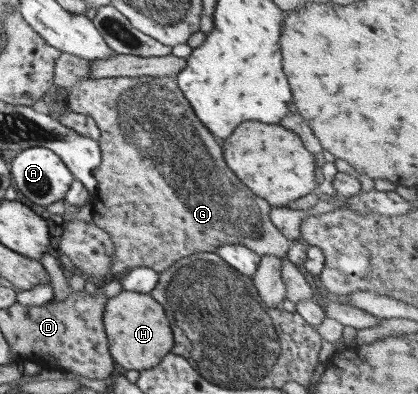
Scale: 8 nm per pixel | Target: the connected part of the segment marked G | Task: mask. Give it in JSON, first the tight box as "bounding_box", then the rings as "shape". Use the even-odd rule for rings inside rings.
{"bounding_box":[54,52,290,276],"shape":[[[63,52],[56,58],[54,64],[54,84],[66,90],[67,100],[65,105],[68,110],[89,115],[99,129],[98,147],[100,148],[100,163],[94,171],[94,176],[98,183],[97,190],[95,190],[92,202],[90,203],[90,211],[92,216],[91,222],[95,223],[101,230],[104,230],[108,234],[107,236],[109,236],[111,243],[113,243],[115,253],[110,264],[111,274],[119,276],[121,273],[139,266],[145,266],[160,273],[169,268],[169,265],[173,264],[175,260],[193,253],[215,252],[219,245],[240,245],[258,254],[260,257],[263,255],[273,255],[281,258],[286,254],[290,242],[270,222],[268,217],[270,206],[267,204],[267,201],[255,196],[238,178],[233,176],[233,171],[223,164],[221,148],[215,144],[215,140],[211,138],[207,128],[195,118],[187,100],[185,100],[182,92],[177,88],[173,76],[162,76],[161,78],[158,76],[91,78],[88,77],[89,67],[90,64],[87,60]],[[167,244],[169,246],[179,244],[179,248],[191,248],[191,250],[159,250],[159,248],[165,248]],[[149,250],[155,250],[155,252],[159,250],[157,254],[161,254],[161,262],[155,262],[149,256]]]}

